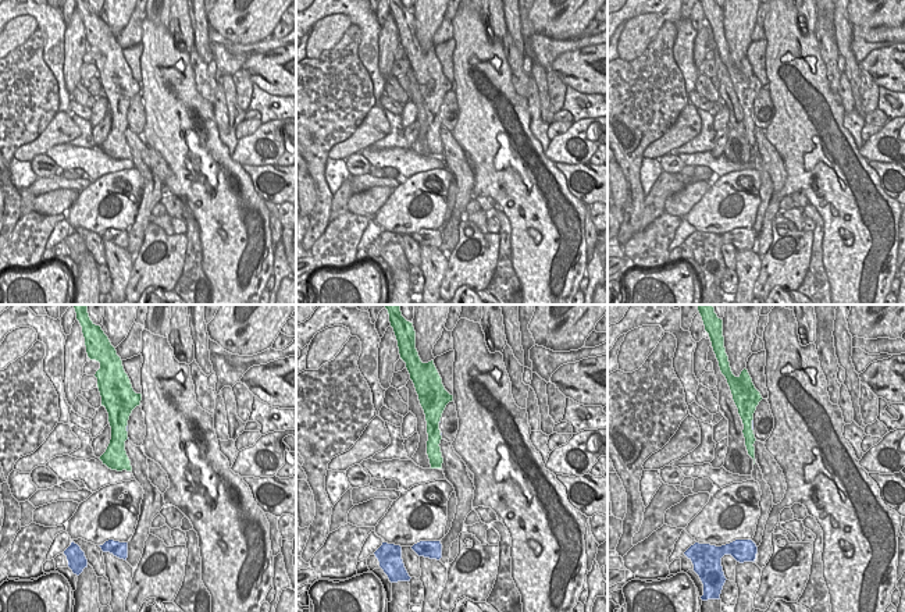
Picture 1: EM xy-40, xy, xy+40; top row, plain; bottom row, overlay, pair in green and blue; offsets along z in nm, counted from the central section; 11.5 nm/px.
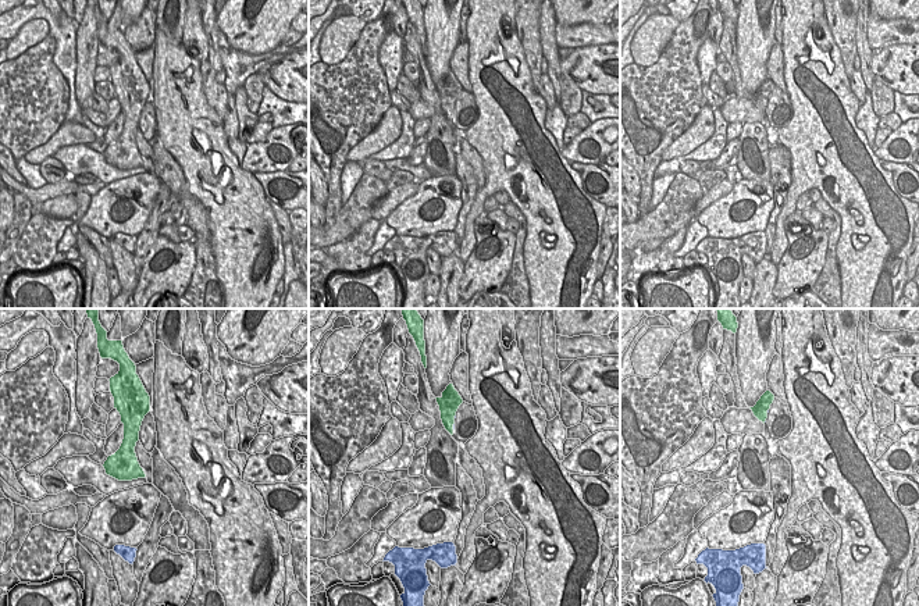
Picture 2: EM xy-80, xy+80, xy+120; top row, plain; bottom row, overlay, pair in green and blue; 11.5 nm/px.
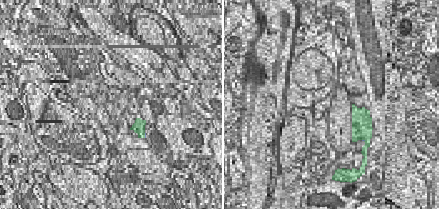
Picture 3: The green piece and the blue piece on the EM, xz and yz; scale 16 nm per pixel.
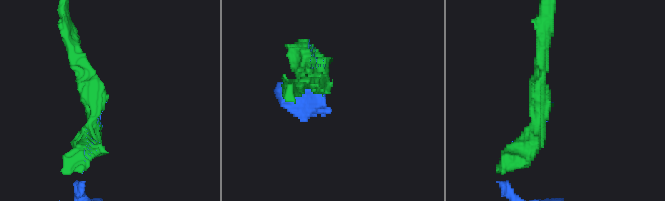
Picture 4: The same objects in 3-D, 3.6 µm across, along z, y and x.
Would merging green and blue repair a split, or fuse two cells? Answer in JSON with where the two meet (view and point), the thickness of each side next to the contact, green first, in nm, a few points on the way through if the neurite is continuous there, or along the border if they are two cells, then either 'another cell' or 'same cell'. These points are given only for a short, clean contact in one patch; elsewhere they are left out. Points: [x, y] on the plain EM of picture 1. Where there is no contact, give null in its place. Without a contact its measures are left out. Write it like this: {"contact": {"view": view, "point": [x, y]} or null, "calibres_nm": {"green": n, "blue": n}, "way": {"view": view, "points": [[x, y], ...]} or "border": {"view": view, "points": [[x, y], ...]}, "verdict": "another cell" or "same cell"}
{"contact": {"view": "xy+40", "point": [751, 113]}, "calibres_nm": {"green": 240, "blue": 30}, "verdict": "same cell"}

